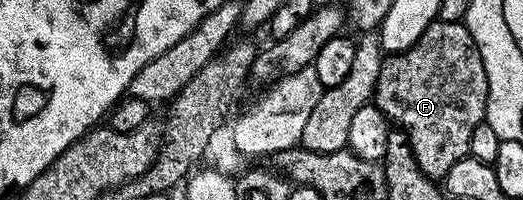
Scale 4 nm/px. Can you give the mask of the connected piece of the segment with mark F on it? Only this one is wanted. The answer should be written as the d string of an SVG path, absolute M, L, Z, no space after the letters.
M442 19L427 25L427 29L421 34L419 41L411 45L411 49L389 53L382 58L379 81L372 98L377 108L389 118L390 124L407 133L419 169L434 181L444 180L451 165L469 155L471 133L475 133L475 125L485 122L488 100L489 86L483 57L471 33L465 28L464 22L452 23Z

